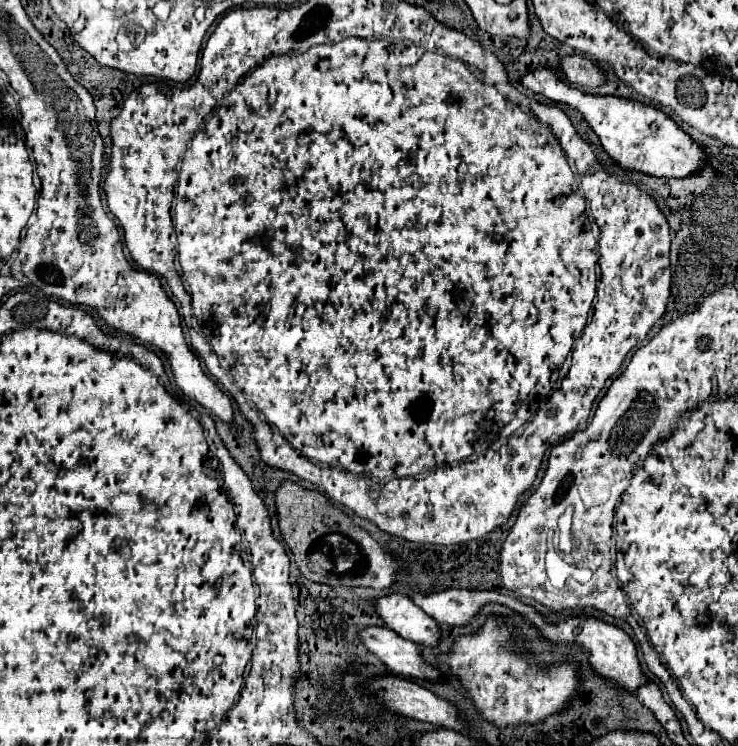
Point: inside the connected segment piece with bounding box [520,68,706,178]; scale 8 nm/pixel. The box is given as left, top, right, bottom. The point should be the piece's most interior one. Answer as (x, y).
(637, 137)

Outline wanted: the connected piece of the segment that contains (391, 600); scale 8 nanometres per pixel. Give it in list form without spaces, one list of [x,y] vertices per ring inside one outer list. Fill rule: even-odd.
[[[400,592],[374,600],[376,614],[386,622],[388,628],[398,632],[402,638],[420,642],[424,646],[436,646],[440,632],[434,618],[418,608],[410,598]]]

